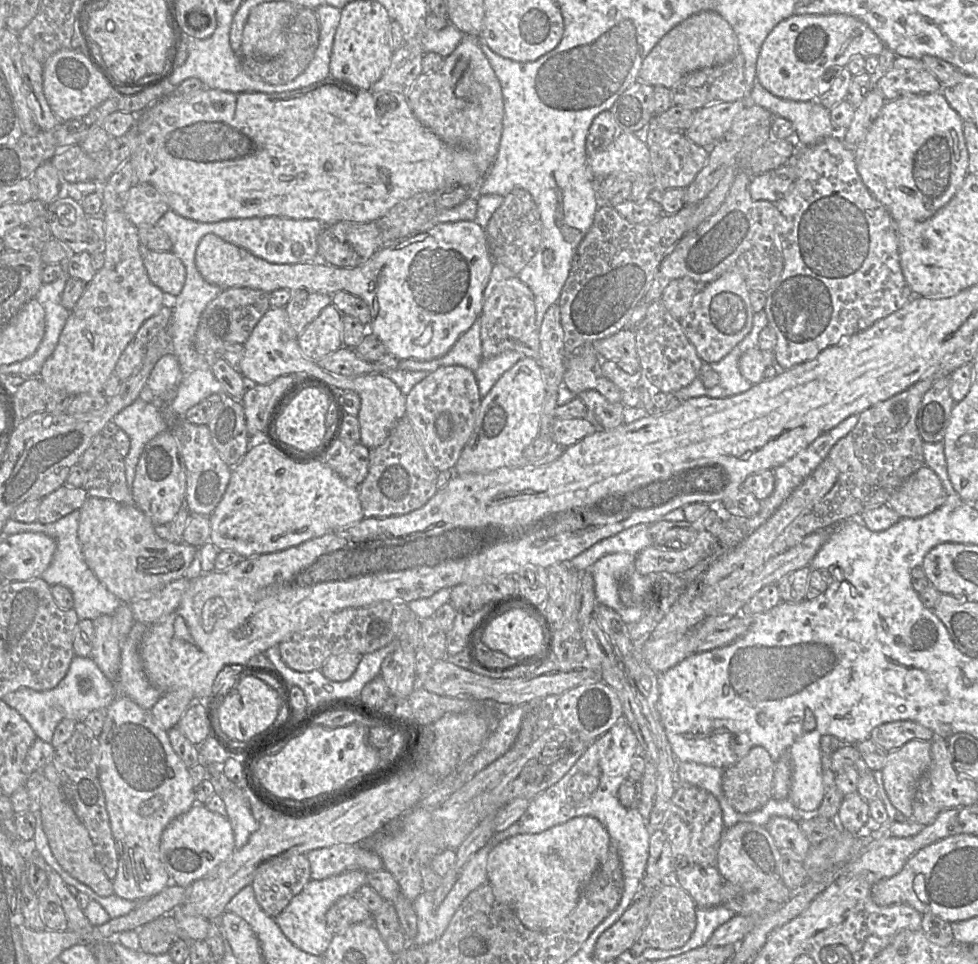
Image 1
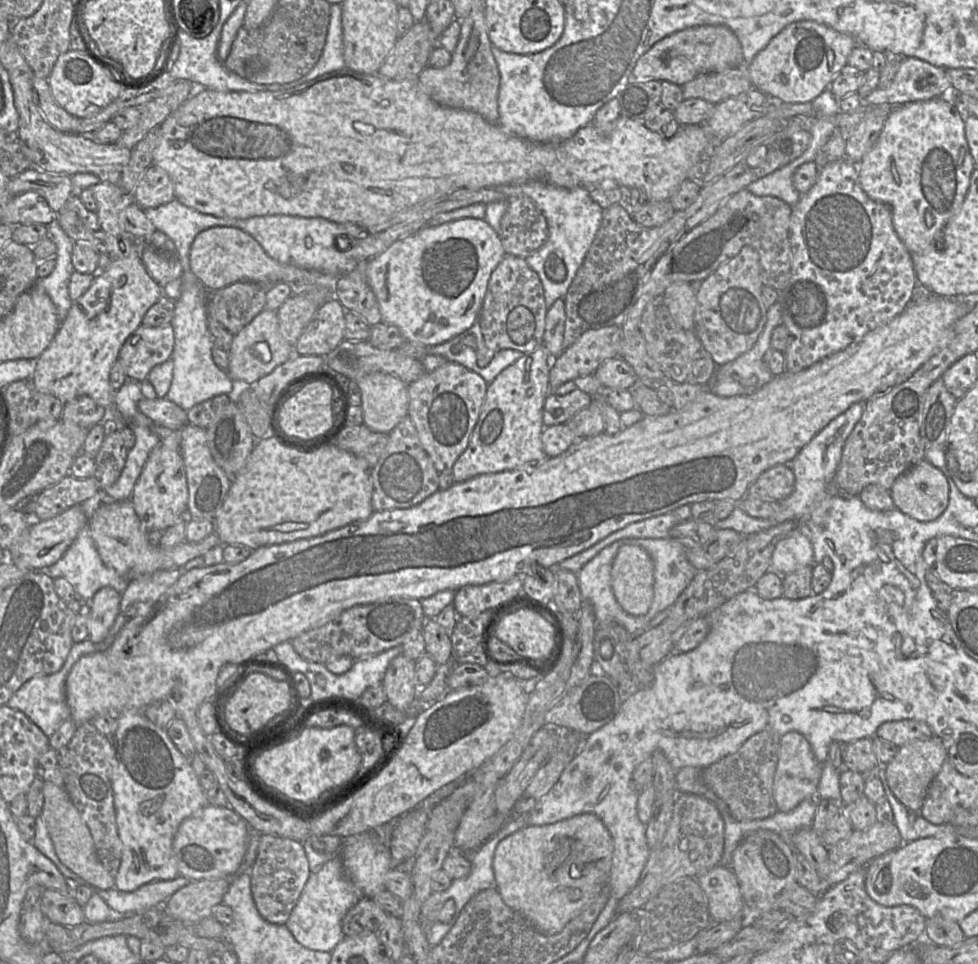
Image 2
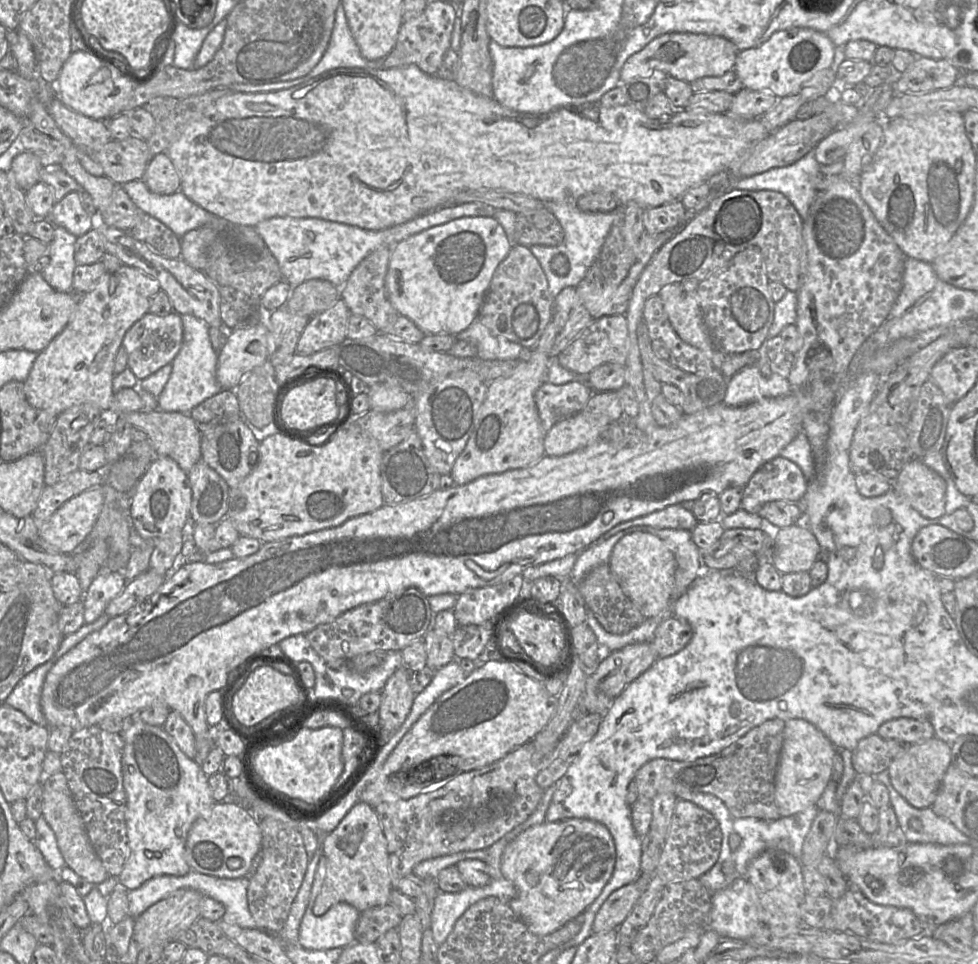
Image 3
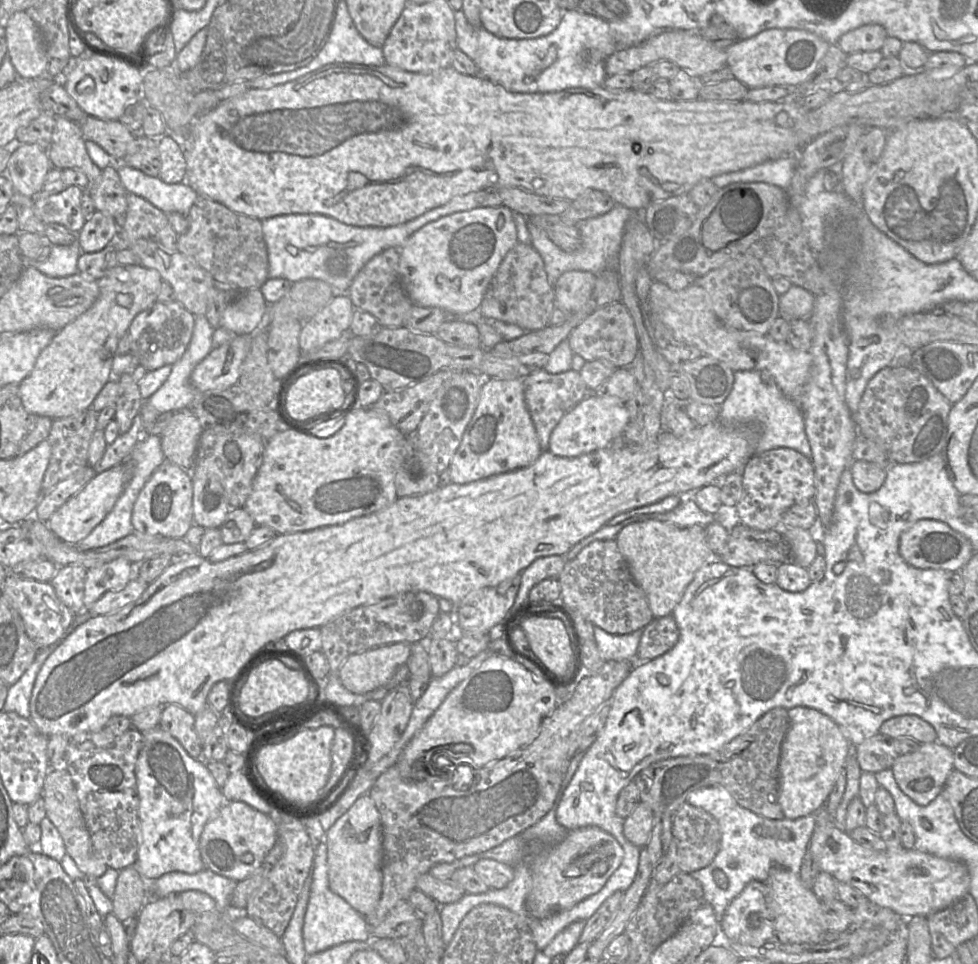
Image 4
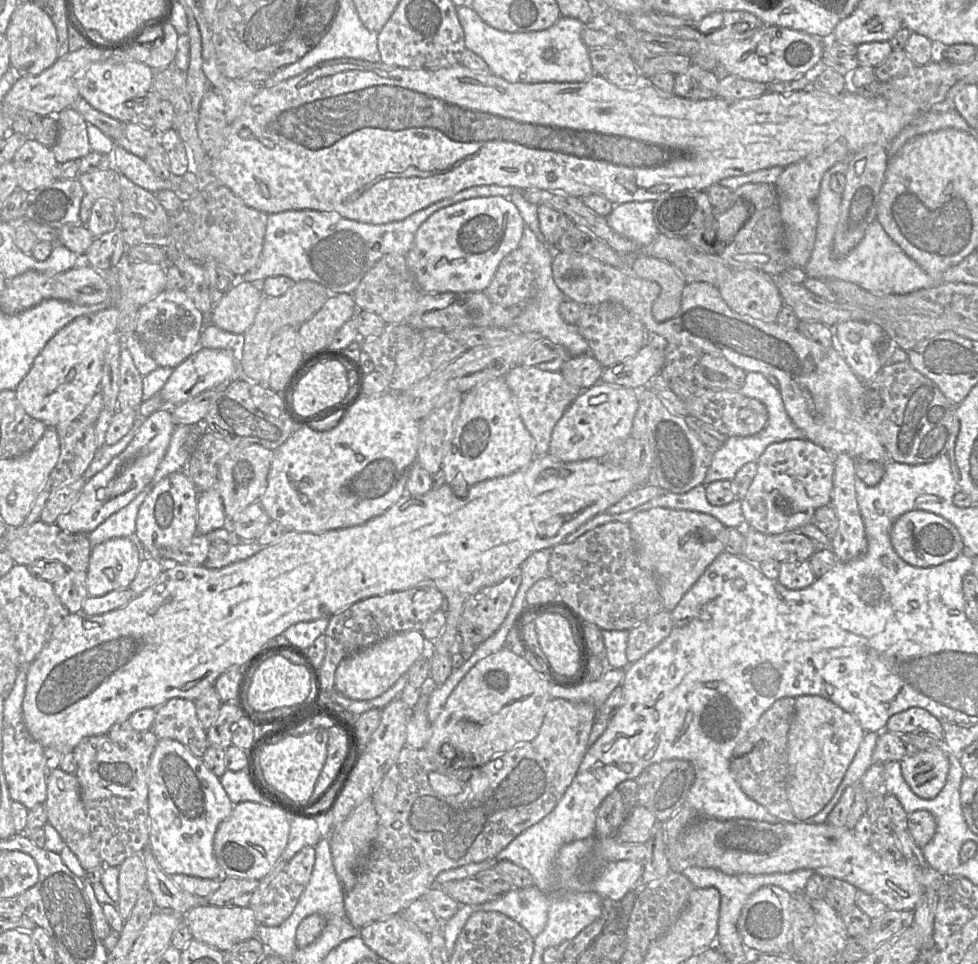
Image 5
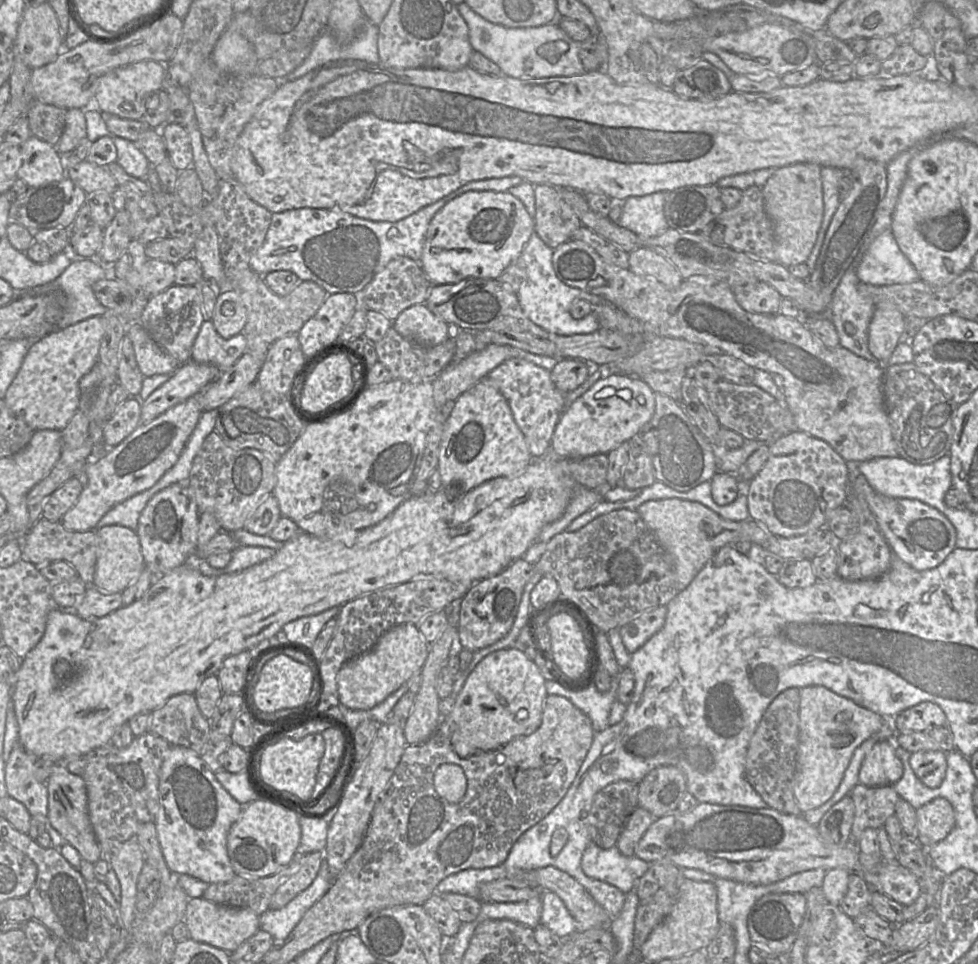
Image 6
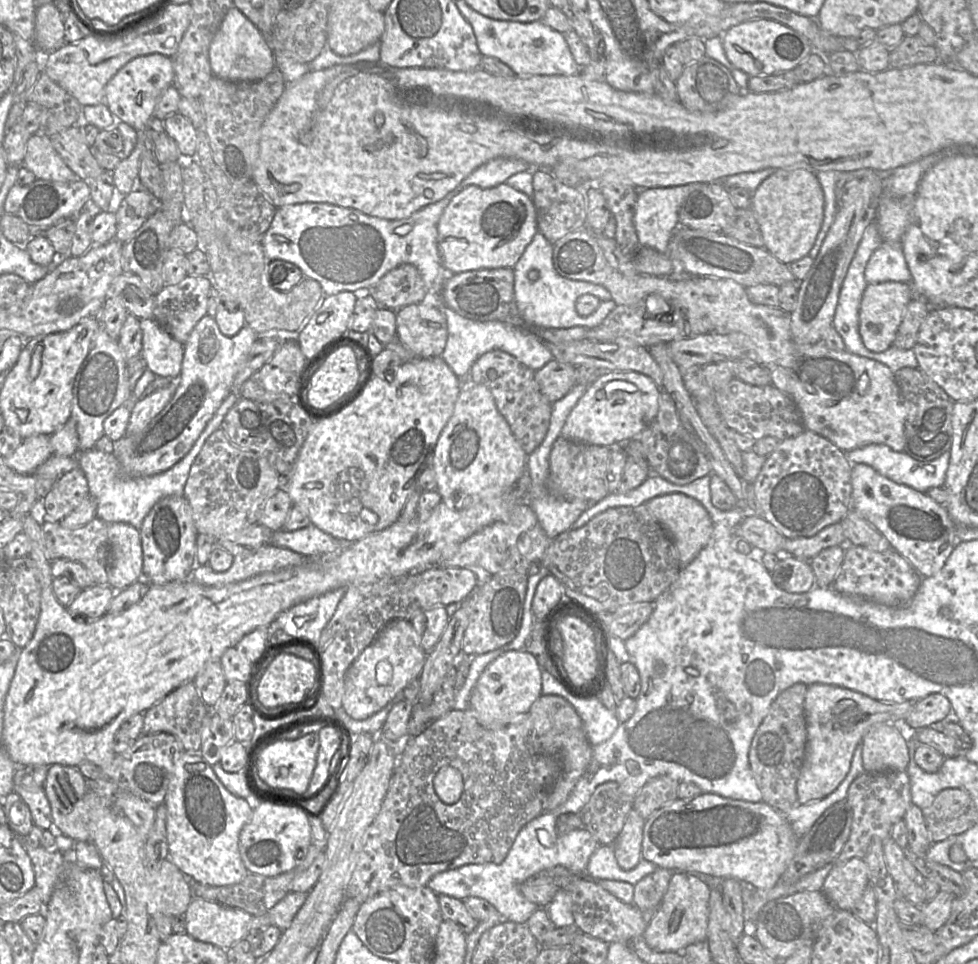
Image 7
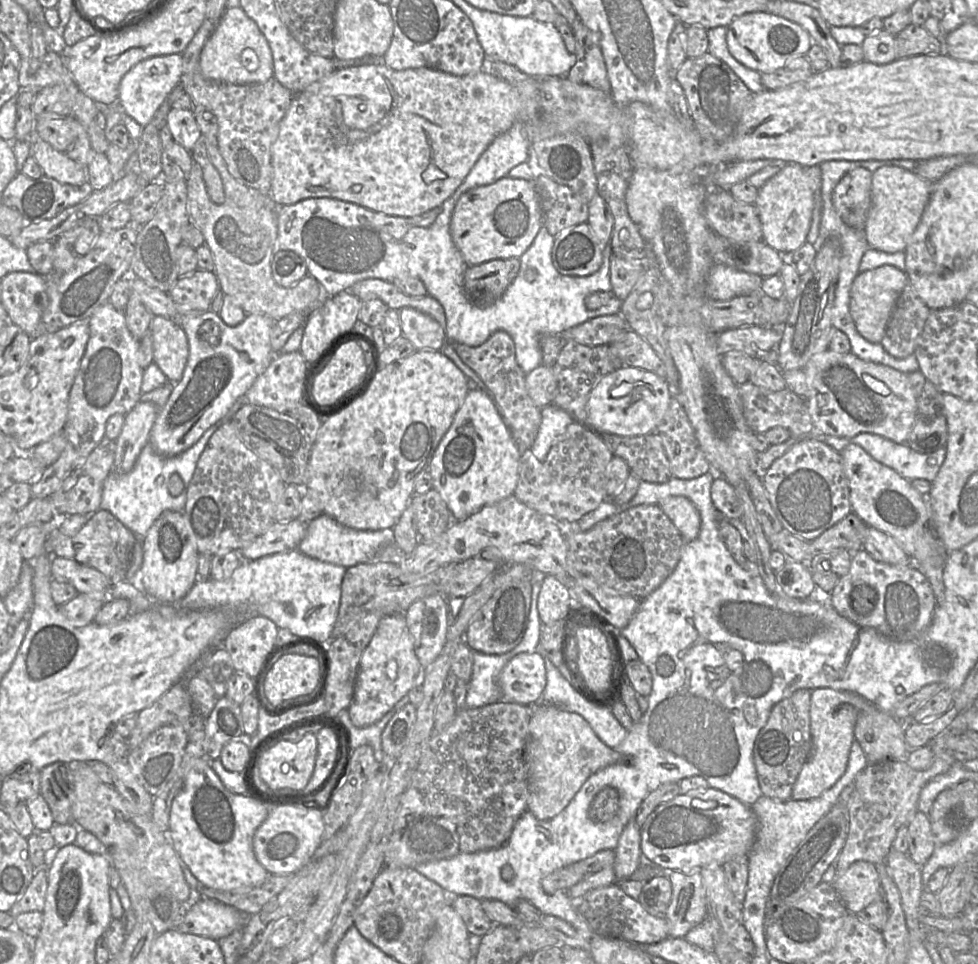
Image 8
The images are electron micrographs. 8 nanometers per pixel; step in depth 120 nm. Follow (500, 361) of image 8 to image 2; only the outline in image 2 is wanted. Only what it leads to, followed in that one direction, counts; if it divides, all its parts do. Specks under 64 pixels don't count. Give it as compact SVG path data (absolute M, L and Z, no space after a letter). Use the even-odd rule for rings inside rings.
M578 388L566 395L550 392L544 402L543 424L545 427L564 424L591 403L592 397Z

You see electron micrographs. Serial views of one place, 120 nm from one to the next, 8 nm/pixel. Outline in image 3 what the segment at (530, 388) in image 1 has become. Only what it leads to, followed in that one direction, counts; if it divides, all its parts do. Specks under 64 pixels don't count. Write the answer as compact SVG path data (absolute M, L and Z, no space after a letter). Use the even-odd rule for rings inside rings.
M550 321L539 341L526 351L515 372L488 383L485 399L467 444L456 458L450 475L454 485L467 484L481 476L522 469L535 464L545 455L542 423L534 395L547 381L550 350L558 333L558 326Z

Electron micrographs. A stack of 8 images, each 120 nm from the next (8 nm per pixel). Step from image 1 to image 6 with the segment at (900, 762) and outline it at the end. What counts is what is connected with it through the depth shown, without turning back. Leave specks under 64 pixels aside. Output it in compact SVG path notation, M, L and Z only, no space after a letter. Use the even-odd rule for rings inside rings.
M942 750L913 752L909 763L916 776L927 787L937 788L945 778L946 753Z

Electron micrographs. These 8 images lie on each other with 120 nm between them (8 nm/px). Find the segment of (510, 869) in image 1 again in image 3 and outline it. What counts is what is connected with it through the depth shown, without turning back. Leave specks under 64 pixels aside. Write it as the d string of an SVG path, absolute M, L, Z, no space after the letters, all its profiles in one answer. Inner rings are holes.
M571 818L557 822L544 822L528 828L516 836L504 849L500 869L516 889L509 906L515 915L538 936L550 934L575 918L595 901L610 880L616 862L616 848L609 830L601 823ZM578 881L579 889L565 888L565 883Z

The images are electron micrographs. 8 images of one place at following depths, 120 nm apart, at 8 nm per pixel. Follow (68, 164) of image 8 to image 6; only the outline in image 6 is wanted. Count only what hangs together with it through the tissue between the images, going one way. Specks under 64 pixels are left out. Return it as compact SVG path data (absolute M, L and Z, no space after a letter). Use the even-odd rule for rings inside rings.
M31 136L21 146L22 166L18 178L29 187L39 187L66 177L64 157L53 146L36 136Z

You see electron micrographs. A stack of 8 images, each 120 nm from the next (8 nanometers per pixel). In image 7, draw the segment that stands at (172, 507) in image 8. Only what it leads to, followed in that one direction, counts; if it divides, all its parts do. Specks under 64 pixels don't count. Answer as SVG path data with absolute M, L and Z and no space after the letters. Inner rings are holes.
M229 394L208 421L190 451L168 470L152 476L132 477L126 475L118 459L112 453L99 451L95 447L79 451L77 460L87 479L90 497L97 504L96 516L108 524L123 522L140 530L144 518L159 500L168 496L183 496L184 487L195 458L208 437L221 427L225 415L239 398L238 394Z

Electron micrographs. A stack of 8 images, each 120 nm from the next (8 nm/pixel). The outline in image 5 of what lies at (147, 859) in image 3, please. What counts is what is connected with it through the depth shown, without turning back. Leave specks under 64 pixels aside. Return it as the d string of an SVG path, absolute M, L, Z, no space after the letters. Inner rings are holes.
M158 740L148 768L148 847L166 874L222 878L222 869L214 855L213 841L218 826L230 816L233 807L219 778L202 759L176 740Z

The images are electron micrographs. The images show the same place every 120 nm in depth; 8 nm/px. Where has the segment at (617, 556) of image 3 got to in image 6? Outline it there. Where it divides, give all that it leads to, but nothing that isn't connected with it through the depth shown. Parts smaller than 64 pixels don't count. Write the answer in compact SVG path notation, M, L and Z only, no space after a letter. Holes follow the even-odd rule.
M679 498L651 500L643 503L636 511L670 557L677 577L678 592L693 581L721 547L749 541L765 549L768 540L774 536L763 524L753 519L739 522L725 520L699 502Z

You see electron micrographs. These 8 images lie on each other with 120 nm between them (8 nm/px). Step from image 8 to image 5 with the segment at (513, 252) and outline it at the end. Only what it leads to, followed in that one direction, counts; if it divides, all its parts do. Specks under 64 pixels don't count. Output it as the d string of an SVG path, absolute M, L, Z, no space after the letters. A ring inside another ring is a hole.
M509 198L463 200L436 211L419 227L406 254L407 265L423 293L485 291L501 261L518 249L524 228Z

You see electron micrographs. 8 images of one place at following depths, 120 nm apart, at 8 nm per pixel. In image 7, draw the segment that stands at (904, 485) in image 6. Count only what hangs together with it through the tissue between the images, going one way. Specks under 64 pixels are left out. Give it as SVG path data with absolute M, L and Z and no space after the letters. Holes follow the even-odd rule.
M869 444L845 452L845 455L852 464L862 463L869 465L879 474L893 482L907 485L922 493L927 493L927 491L933 487L943 487L950 458L950 452L946 451L941 456L930 462L920 462L910 457L904 451L894 451L884 444Z

